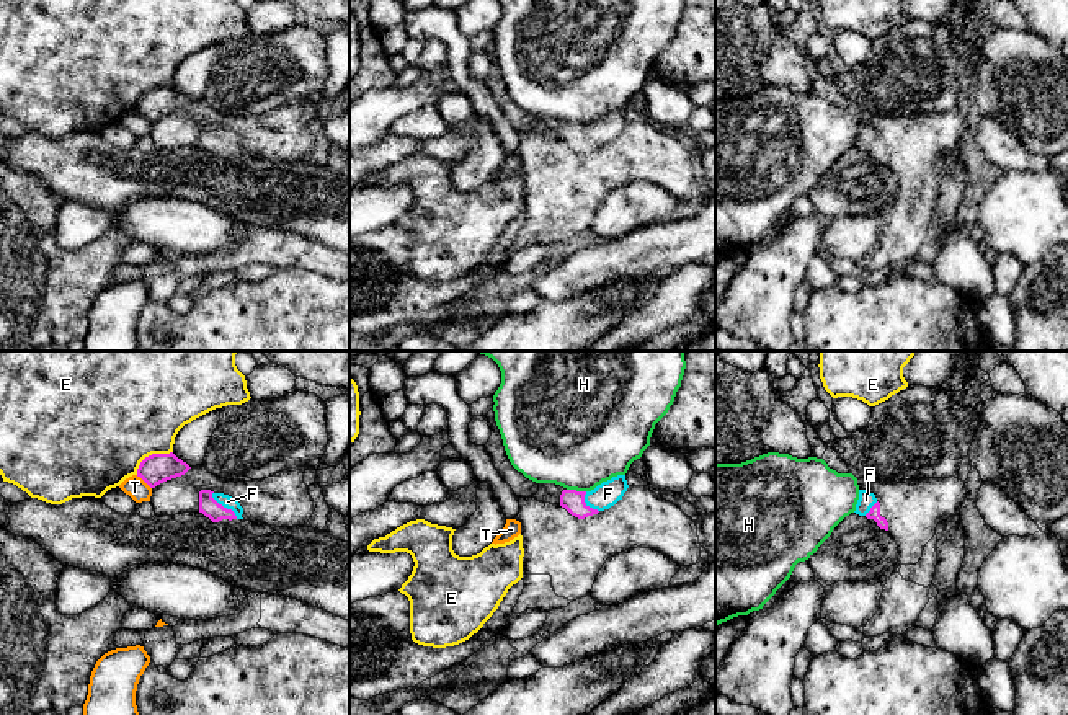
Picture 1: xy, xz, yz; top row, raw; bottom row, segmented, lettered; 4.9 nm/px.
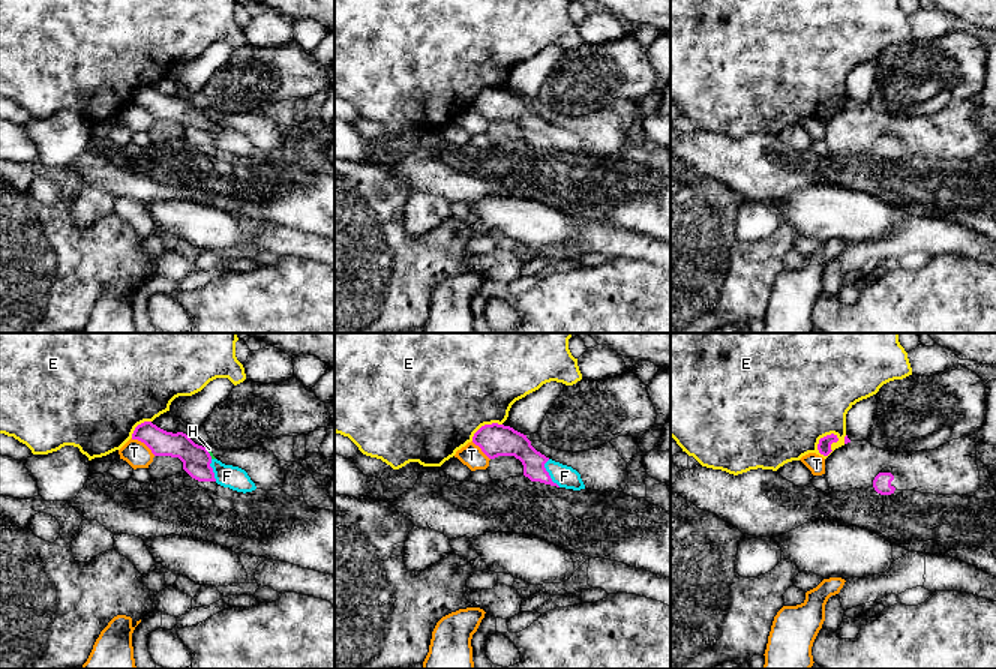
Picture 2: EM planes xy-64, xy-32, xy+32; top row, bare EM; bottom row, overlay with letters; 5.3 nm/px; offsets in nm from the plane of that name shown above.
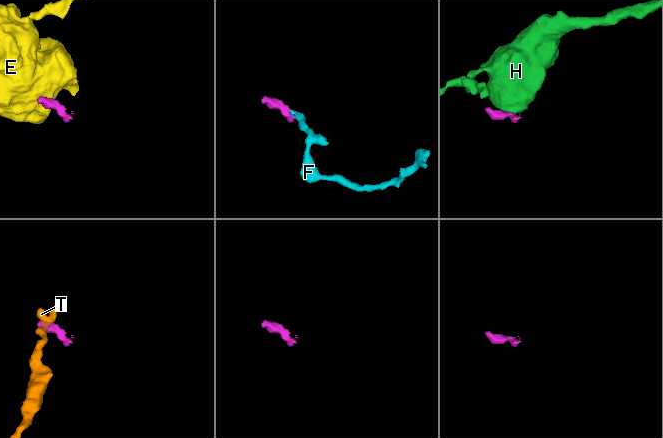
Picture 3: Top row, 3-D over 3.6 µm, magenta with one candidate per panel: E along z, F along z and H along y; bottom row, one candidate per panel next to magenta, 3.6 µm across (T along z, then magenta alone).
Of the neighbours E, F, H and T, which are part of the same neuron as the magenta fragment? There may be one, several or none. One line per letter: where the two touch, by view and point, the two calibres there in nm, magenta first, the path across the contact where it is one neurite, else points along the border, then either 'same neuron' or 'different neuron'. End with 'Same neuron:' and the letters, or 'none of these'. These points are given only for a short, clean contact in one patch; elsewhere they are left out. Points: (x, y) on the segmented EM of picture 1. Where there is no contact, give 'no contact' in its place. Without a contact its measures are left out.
E: contact xy (152, 454); calibres 150 and 500 nm; border xy (172, 451), (149, 454), (136, 474); different neuron
F: contact xy (222, 506); calibres 90 and 70 nm; way xy (208, 505), (222, 506), (227, 501); same neuron
H: contact xz (575, 490); calibres 110 and 480 nm; border xz (567, 488), (585, 492); different neuron
T: contact xy (144, 480); calibres 150 and 100 nm; border xy (136, 475), (151, 488); different neuron
Same neuron: F

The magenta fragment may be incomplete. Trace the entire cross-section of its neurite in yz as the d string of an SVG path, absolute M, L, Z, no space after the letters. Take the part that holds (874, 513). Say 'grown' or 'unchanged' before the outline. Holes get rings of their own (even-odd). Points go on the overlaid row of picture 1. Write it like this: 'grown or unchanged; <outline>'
grown; M859 490L859 500L854 513L866 516L867 519L874 519L880 529L888 531L887 519L880 516L880 503L869 490Z

